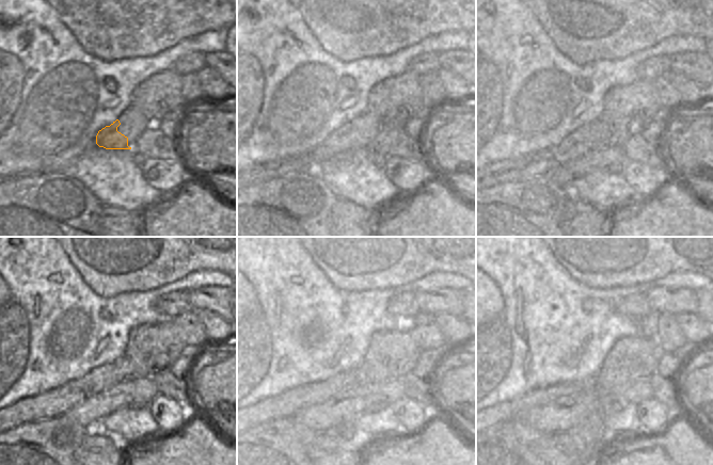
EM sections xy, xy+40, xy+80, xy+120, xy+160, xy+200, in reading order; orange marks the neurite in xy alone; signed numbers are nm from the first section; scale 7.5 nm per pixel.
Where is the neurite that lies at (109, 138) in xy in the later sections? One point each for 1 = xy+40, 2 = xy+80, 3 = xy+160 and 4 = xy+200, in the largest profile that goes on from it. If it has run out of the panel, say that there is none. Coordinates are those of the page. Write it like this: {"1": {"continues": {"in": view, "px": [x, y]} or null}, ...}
{"1": {"continues": {"in": "xy+40", "px": [345, 139]}}, "2": {"continues": {"in": "xy+80", "px": [585, 139]}}, "3": {"continues": {"in": "xy+160", "px": [285, 405]}}, "4": {"continues": {"in": "xy+200", "px": [511, 410]}}}

